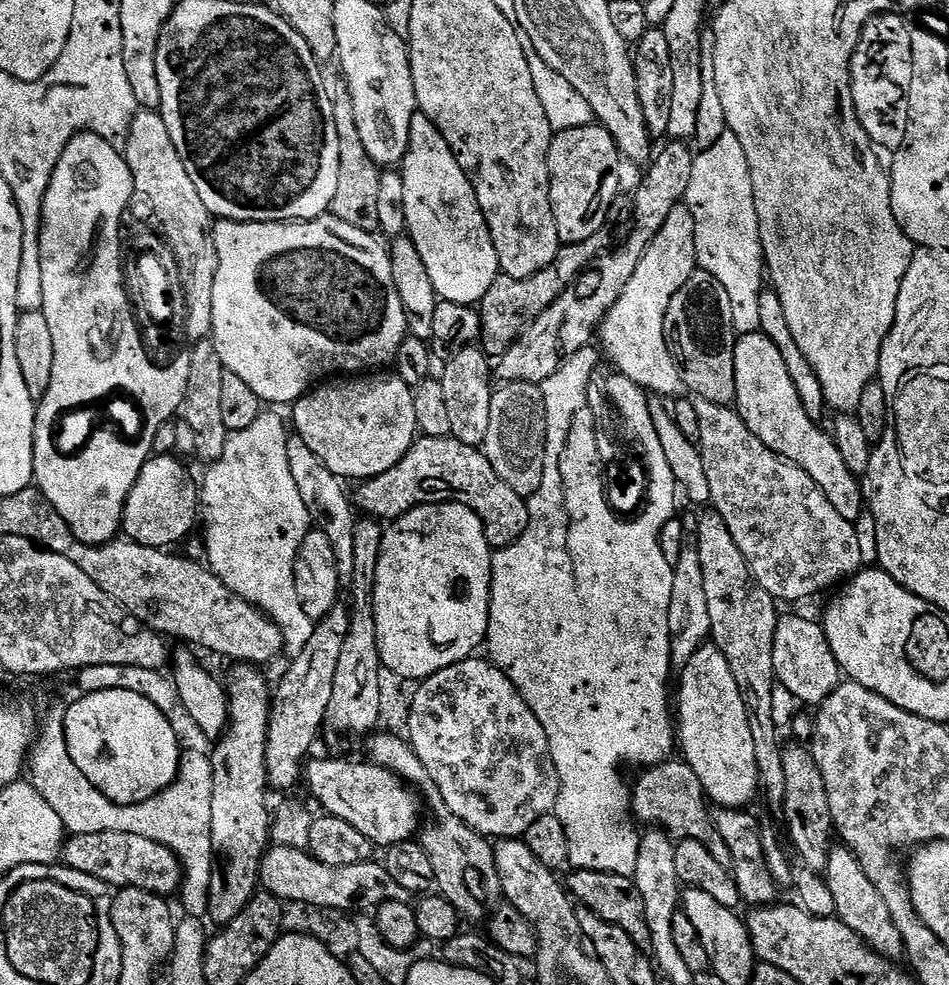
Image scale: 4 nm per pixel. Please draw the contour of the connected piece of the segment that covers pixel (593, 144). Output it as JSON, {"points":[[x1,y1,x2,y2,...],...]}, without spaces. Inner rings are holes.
{"points":[[593,122,574,130,562,130,553,135,548,155,550,202,554,210,554,222,558,226,558,238,561,245,586,242,586,238,598,234,601,228,607,225,610,206,614,198,622,192,620,164,622,165,620,148,614,142,612,135,605,128,600,127,599,123]]}

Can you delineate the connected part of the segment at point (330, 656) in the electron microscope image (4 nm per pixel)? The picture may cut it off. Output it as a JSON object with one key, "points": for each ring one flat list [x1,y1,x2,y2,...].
{"points":[[336,603,333,609,319,621,310,634,310,642,306,642,306,650,302,654,291,657,288,669,280,680,280,685,275,685,272,697,272,706,268,714,268,741,266,742,266,770,268,782,273,789,292,788,296,783,301,783,302,773,306,768,312,747,320,736,320,727,325,727,328,718,330,697,334,695,334,674,338,670,338,658,342,658,342,642,346,642,346,634,350,630,350,612,343,603]]}

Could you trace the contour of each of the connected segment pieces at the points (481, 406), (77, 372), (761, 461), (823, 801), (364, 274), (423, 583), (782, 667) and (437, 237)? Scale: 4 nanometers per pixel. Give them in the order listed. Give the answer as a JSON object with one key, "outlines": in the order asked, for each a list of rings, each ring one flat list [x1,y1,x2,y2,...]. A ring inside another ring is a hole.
{"outlines":[[[479,347,463,350,443,365,444,376,439,377,444,392,446,411,450,417,451,439,471,448,480,448,490,430,490,402,494,391,494,368,489,357]],[[81,132,72,137,72,141,60,155,58,166,50,178,50,186,46,190,44,209,40,219,40,262,42,264,42,309,46,323,50,325,50,334,54,338,54,374,50,374,50,388,36,409,36,429,34,430,34,484,40,493,50,501,54,510,70,526,70,530,82,542,87,544,107,544,117,539,124,523,124,504,128,500,130,490,142,470,142,466,153,455,154,434,158,434,158,426,169,423,172,415,181,411,187,386,187,364,191,360,192,349,189,338,184,330,185,318,174,316,174,320,162,320,160,310,150,310,148,306,138,306,128,310,123,292,119,290,119,271,117,269,118,255,116,247,122,229,120,219,128,208,136,187,130,174,130,166,124,161,123,151,115,148,110,142,93,132]],[[696,400,695,405,698,409,698,422,700,423,698,447,702,454,702,462,706,466,706,478,710,481,711,507,720,515,722,522,726,522,726,530,730,530,734,542,738,542,738,550,742,550,742,554,752,571,752,577,760,583,762,590,769,592,772,599,777,602,808,600,811,596,826,591,827,588,833,587,832,589,835,589,841,582,847,581,861,571,865,561,863,562,864,552,860,549,860,536,856,533,857,525,853,521,842,518,842,514,838,514,838,510,834,510,830,498,826,498,826,494,814,482,814,478,810,478,810,474,806,474,806,470,802,470,794,462,785,460,777,452,770,450,770,446,766,446,766,442,762,442,762,438,758,438,758,434,754,434,750,430,750,426,746,426,746,422,740,417,740,413,736,411,735,407,718,408,705,400]],[[800,742,792,743,796,744,787,745,782,754,782,766,786,773,786,794,782,810,785,810,792,842,800,855,799,863,822,874,830,862,830,854,834,847,830,798,826,798,826,782,822,782,822,770,818,770,818,762,814,762,811,747]],[[325,214,317,220,278,224,237,224,235,220,220,220,213,227,212,237,216,247,217,273,214,275,213,328,210,339,216,345,225,369,238,374,238,378,242,378,242,382,246,382,246,386,250,386,250,390,254,390,254,394,258,394,258,398,265,405,291,406,317,382,331,377,328,376,331,372,364,374,369,370,380,370,376,368,382,367,384,360,395,361,400,344,409,335,409,315,405,312,402,298,398,298,398,290,394,286,394,274,388,257,389,249,385,245,383,248,373,233,363,232,358,230,358,226,349,226,336,216]],[[421,504,420,507,410,510,405,516,399,516,384,528,382,538,382,554,378,558,376,571,376,589,372,605,376,615,376,645,380,651,380,662,396,676,404,680,423,682,428,677,454,666,458,662,469,659,476,647,483,645,488,639,488,615,490,614,490,594,492,593,492,558,494,549,488,545,482,522,474,510,464,504]],[[781,615,774,630,774,670,779,684,786,686,801,705,818,706,842,683,840,663,830,650,823,627,804,616]],[[422,114,415,116,410,126,410,142,402,161,402,175,406,186,406,232,412,237,414,246,418,246,418,255,430,273,437,297,455,304,479,305,486,290,490,290,497,276,501,275,498,250,494,250,494,238,490,238,482,206,478,206,471,176,458,166,458,158,454,158,454,150,450,150,446,138,442,138,438,126]]]}

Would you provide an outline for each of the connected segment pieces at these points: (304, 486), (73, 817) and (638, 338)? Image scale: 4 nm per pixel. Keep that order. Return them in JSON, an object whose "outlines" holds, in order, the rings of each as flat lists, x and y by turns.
{"outlines":[[[289,435,286,446,286,462,290,462,290,474,294,474,294,482,298,482,298,494,302,494,302,502,306,502,308,512,312,516,315,527,330,538,330,546,334,546,334,558,342,566,351,566,354,562,354,530,356,529,357,513,354,511,350,492,347,492,345,481,336,476,302,442,298,435]],[[62,742,56,744,33,743,30,753,30,782,54,806,54,814,62,818,65,829,69,833,98,834,99,832,125,832,126,834,142,834,142,838,150,838,154,842,162,842,180,860,184,867,184,882,180,886,178,900,184,903,184,912,189,916,201,918,208,916,208,895,210,894,210,878,214,857,212,855,211,831,211,799,213,797,213,766,211,757,206,753,188,749,180,757,180,768,176,779,169,788,163,788,159,794,144,800,140,804,115,804,99,792,82,774,82,770,70,766,68,748]],[[681,202,674,206,674,210,670,210,666,226,658,230,642,254,638,270,634,270,630,282,626,282,626,290,622,290,618,302,606,314,598,329,598,340,604,343,605,354,616,367,613,369,649,393,676,398,685,391,680,368,664,337,664,319,674,294,686,286,697,268,694,214,687,204]]]}

